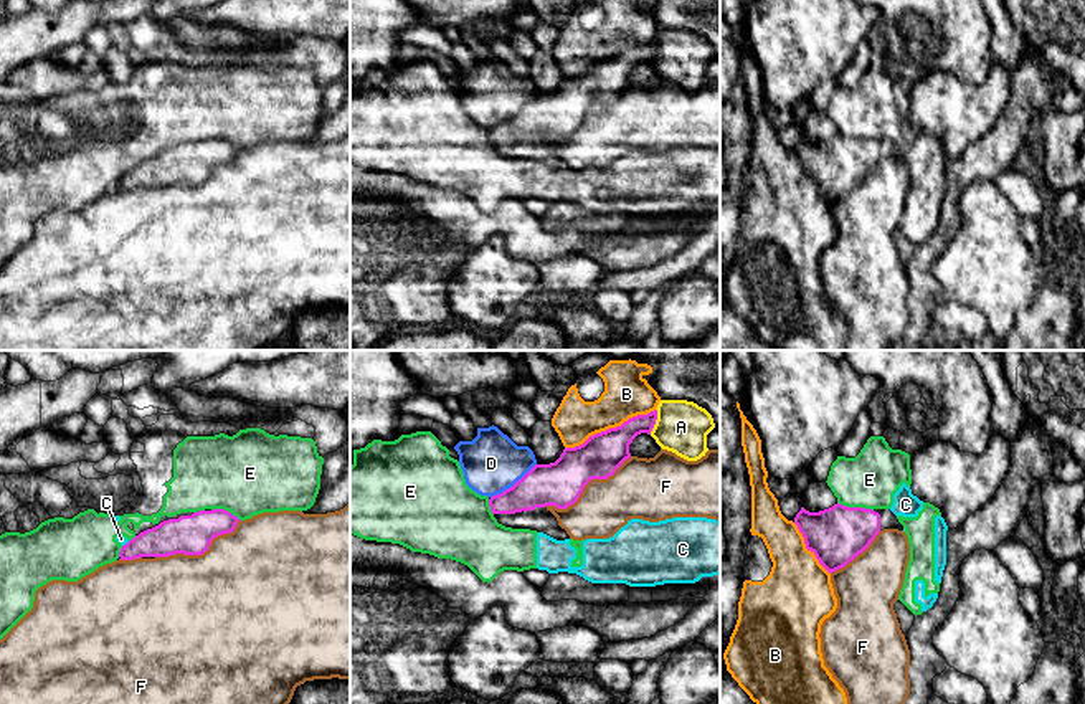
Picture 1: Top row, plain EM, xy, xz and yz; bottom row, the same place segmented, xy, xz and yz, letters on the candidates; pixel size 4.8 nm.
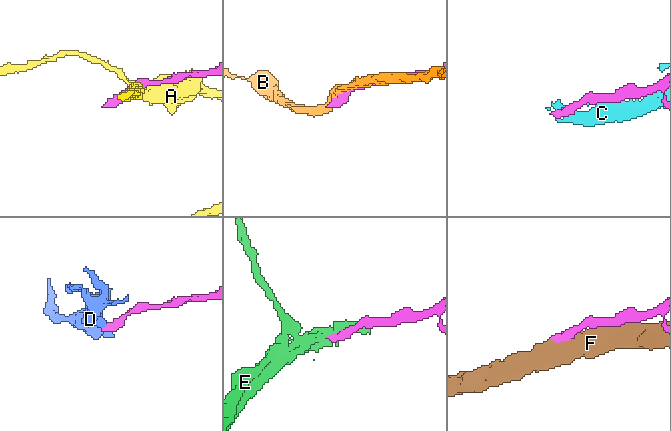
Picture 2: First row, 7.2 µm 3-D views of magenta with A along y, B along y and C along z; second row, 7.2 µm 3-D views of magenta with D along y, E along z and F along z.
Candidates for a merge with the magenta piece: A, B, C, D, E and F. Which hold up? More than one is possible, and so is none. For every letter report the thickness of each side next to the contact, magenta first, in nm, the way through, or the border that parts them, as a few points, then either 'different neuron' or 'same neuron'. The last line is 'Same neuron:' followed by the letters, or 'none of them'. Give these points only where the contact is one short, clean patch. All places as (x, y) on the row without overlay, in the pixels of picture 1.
A: 180/260 nm | different neuron
B: 200/220 nm | different neuron
C: 180/40 nm | along xy (129, 171), (123, 176) | different neuron
D: 220/280 nm | along xz (535, 93), (511, 116), (491, 128) | different neuron
E: 280/260 nm | different neuron
F: 220/280 nm | different neuron
Same neuron: none of them

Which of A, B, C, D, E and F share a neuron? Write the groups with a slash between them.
A / B / C E / D / F

